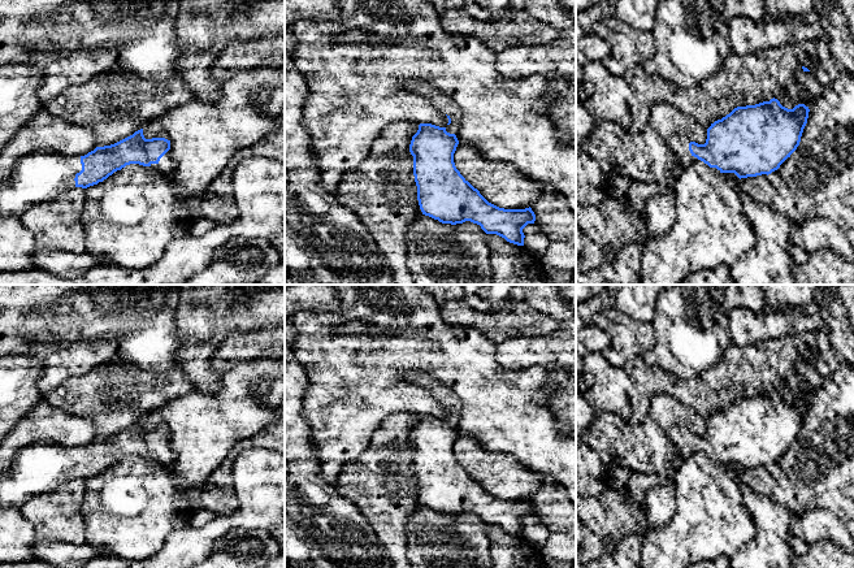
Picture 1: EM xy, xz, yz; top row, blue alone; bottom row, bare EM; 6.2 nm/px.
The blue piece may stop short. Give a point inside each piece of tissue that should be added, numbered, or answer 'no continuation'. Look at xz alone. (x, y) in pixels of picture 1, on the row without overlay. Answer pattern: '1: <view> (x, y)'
1: xz (441, 393)

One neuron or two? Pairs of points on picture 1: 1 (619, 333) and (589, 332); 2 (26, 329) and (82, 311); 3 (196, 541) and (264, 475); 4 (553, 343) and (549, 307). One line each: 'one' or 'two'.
1: two
2: one
3: one
4: two

